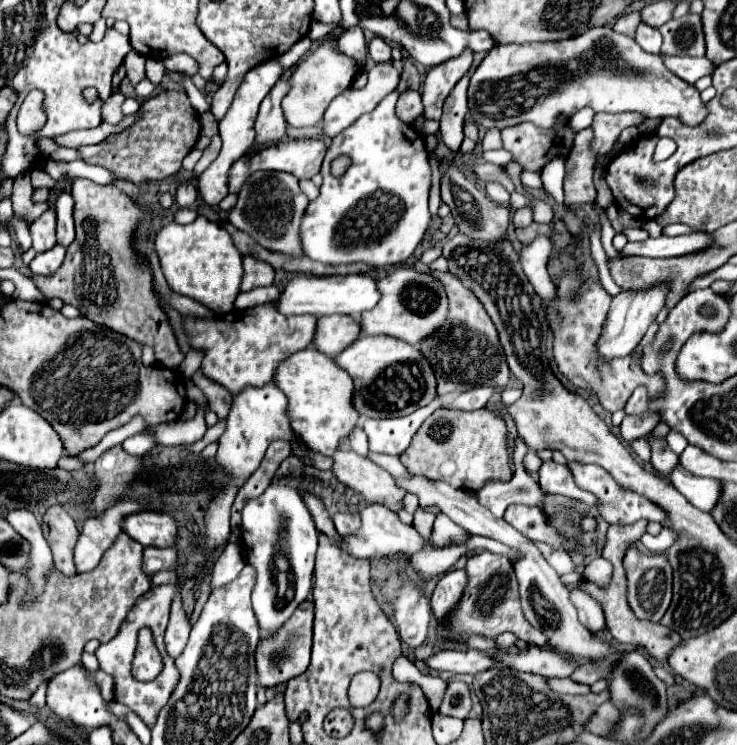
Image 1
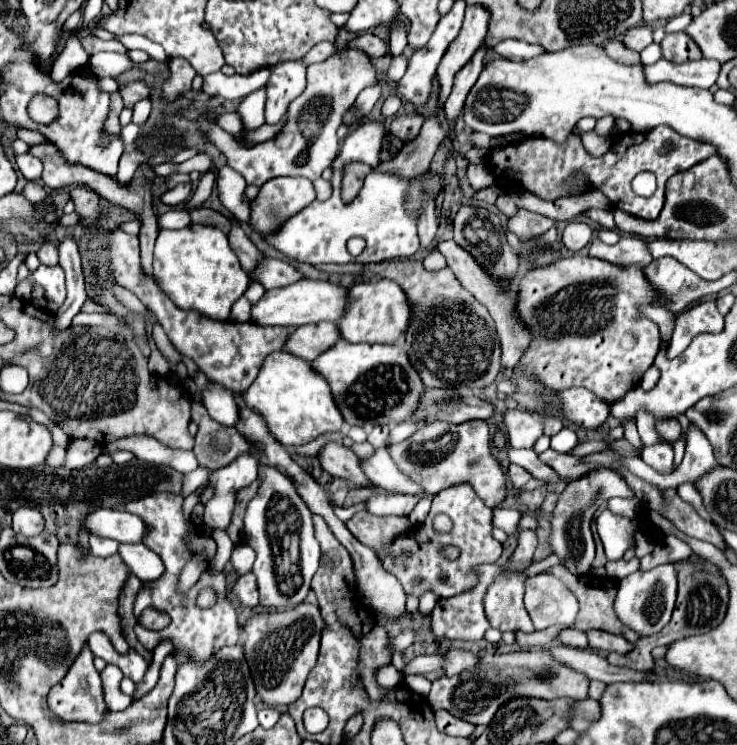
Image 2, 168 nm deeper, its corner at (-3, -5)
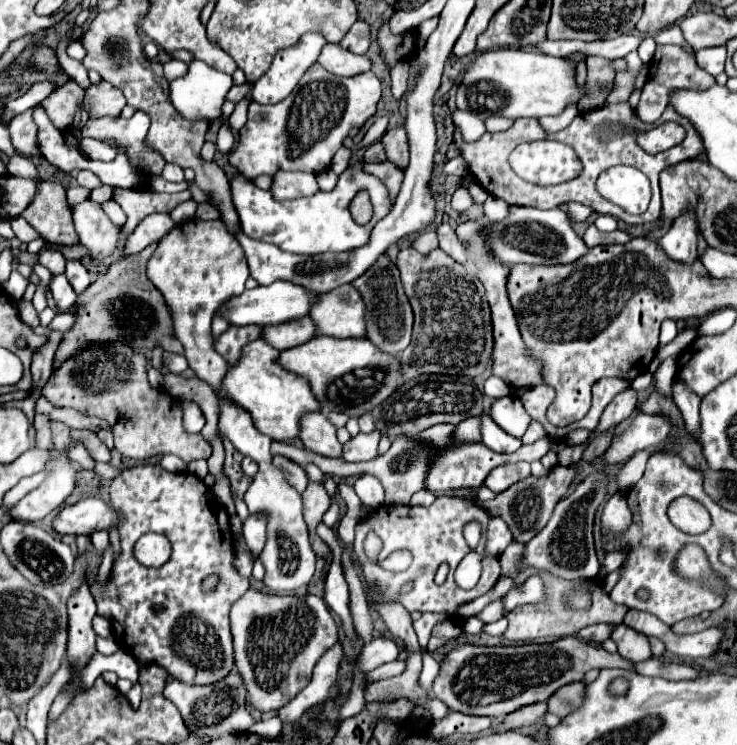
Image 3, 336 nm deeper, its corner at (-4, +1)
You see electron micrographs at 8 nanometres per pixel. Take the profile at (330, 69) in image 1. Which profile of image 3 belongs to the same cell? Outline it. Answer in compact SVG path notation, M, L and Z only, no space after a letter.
M243 98L241 102L237 102L235 106L235 112L229 116L229 128L231 130L241 130L247 122L247 106L249 106L249 100Z

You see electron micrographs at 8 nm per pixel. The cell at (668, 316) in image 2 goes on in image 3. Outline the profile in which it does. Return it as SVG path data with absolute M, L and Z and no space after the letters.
M665 320L660 328L659 346L663 347L667 342L671 342L675 338L675 334L677 334L675 320Z

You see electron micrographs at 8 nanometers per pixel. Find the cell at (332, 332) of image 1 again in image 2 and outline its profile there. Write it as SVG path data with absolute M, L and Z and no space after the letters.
M308 324L290 334L284 350L312 362L314 356L318 358L322 352L330 350L340 338L338 324Z

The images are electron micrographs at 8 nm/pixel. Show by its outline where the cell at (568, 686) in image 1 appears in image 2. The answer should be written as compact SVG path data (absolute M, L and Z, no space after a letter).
M530 650L530 652L512 652L512 654L494 654L484 656L482 664L474 670L466 670L458 676L442 676L432 682L428 702L434 710L448 710L450 714L470 722L470 724L488 724L494 712L510 700L510 696L538 696L546 700L554 698L586 698L586 676L550 660L548 650Z

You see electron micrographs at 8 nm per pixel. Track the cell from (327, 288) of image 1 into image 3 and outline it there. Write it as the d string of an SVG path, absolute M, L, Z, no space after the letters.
M273 282L269 286L257 286L255 290L245 290L239 296L229 298L221 308L219 314L227 318L231 326L269 326L269 324L283 324L287 320L303 318L311 310L311 302L315 302L315 294L303 290L303 286L295 286L291 282Z

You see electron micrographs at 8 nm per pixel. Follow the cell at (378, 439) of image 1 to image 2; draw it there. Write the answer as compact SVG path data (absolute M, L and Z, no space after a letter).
M374 426L368 434L368 442L374 448L388 448L388 438L390 438L390 428L388 426Z

